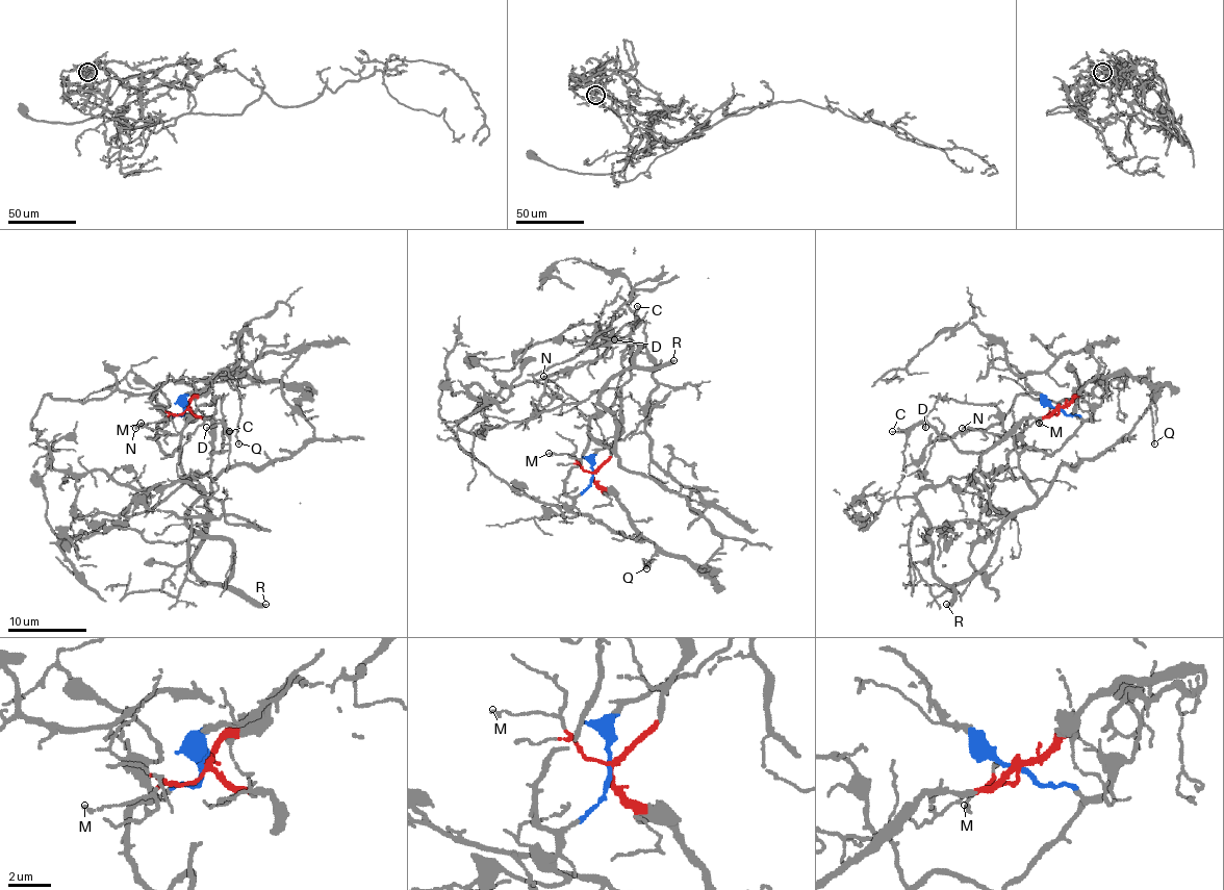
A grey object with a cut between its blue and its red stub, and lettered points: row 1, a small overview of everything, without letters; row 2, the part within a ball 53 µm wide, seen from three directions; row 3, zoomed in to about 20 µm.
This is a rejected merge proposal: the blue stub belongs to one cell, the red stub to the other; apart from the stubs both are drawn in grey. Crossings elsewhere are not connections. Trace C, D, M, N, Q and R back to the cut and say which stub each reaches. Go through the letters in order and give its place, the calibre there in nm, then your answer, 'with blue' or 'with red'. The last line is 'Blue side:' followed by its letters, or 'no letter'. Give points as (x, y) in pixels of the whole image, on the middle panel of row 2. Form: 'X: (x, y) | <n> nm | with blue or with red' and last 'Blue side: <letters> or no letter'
C: (637, 306) | 130 nm | with red
D: (614, 339) | 110 nm | with red
M: (549, 453) | 150 nm | with red
N: (543, 376) | 240 nm | with blue
Q: (646, 568) | 160 nm | with red
R: (673, 360) | 360 nm | with blue
Blue side: N, R

